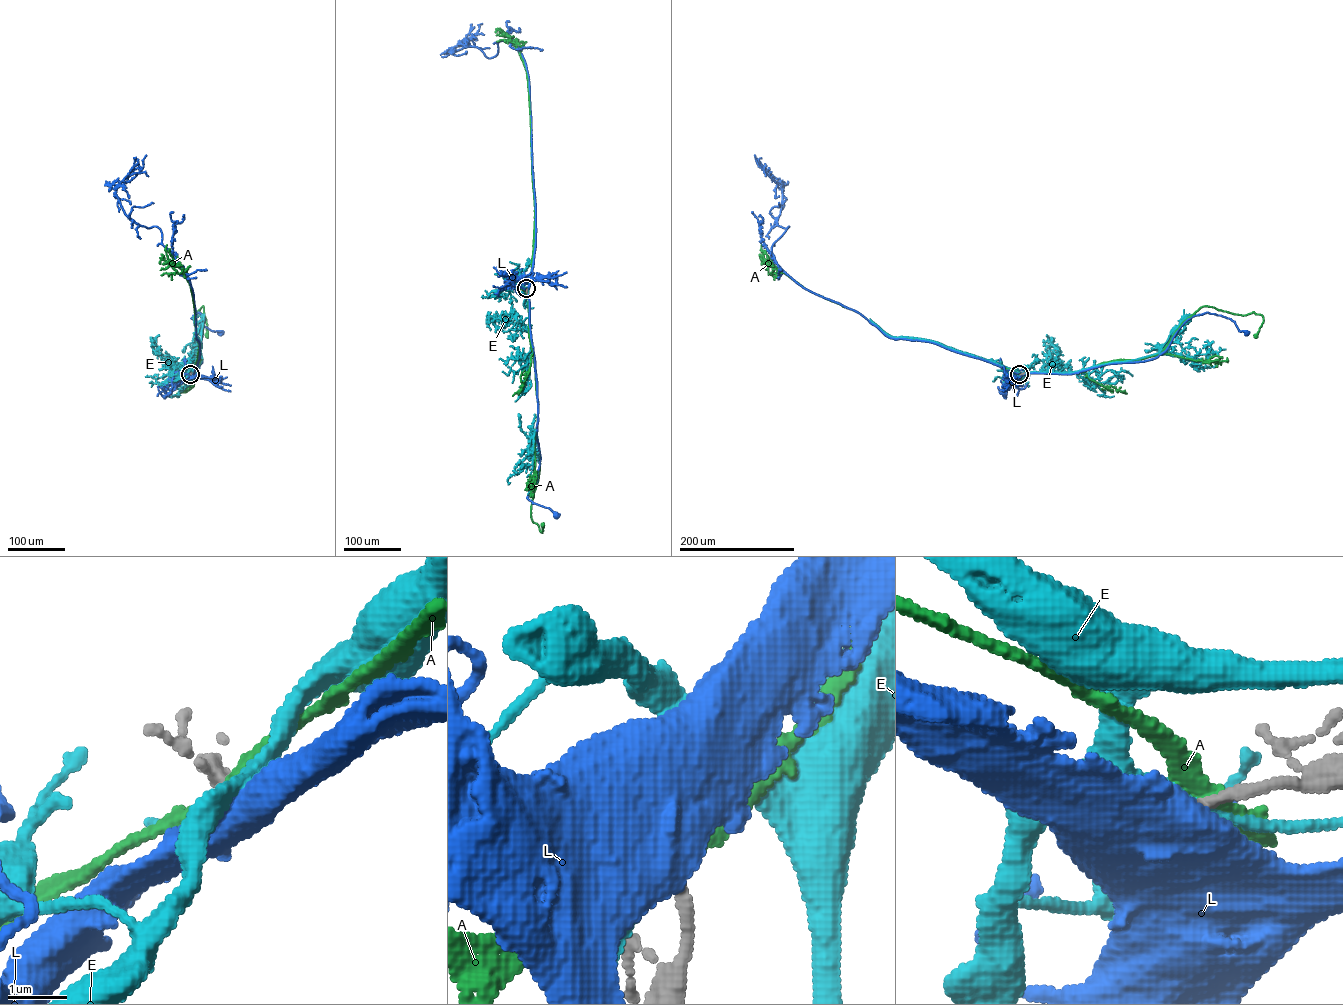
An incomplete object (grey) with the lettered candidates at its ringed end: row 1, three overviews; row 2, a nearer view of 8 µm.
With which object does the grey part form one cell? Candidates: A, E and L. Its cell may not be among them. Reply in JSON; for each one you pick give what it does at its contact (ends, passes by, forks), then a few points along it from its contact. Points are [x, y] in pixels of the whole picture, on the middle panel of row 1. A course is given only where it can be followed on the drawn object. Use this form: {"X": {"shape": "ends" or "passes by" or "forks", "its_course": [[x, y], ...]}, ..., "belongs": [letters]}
{"belongs": []}

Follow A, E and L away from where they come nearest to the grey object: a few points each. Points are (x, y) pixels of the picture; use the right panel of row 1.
A: (1020, 374), (1083, 372), (1103, 362), (1158, 354), (1181, 323), (1204, 306), (1261, 315), (1263, 322), (1255, 336)
E: (1020, 374), (1070, 372), (1141, 358), (1158, 353), (1174, 329), (1172, 333), (1177, 341), (1145, 351)
L: (1020, 374), (1069, 374), (1152, 359), (1165, 350), (1185, 322), (1207, 312), (1230, 318), (1239, 331), (1246, 333)

